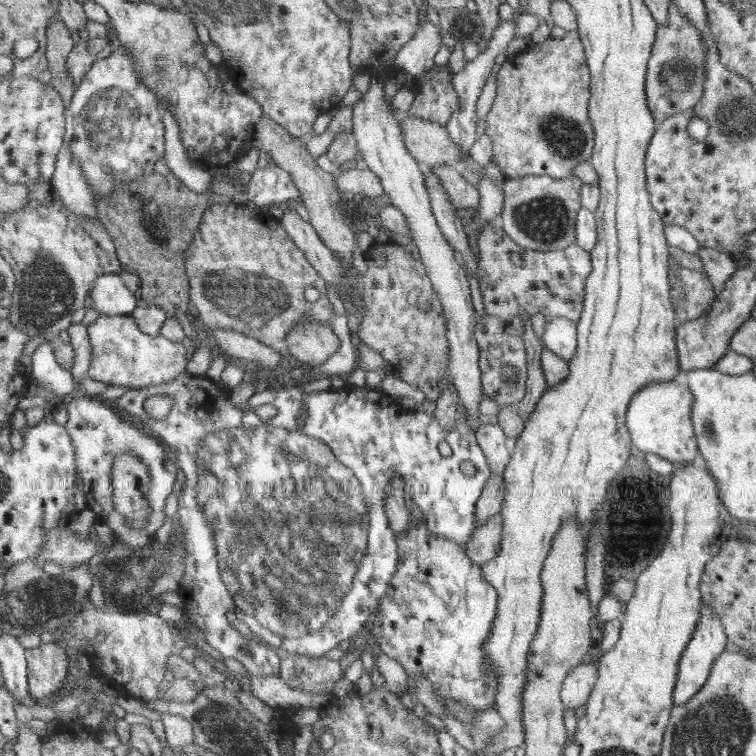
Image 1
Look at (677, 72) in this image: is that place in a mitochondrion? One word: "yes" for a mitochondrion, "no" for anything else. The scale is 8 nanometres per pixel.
yes

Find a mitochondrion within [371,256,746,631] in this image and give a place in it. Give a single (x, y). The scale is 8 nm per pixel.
(708, 423)

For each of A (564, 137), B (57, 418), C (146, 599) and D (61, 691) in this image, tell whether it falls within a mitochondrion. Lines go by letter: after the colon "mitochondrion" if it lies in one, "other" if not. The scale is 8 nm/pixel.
A: mitochondrion
B: other
C: mitochondrion
D: other

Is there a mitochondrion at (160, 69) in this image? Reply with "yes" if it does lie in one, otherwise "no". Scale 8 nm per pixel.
yes

